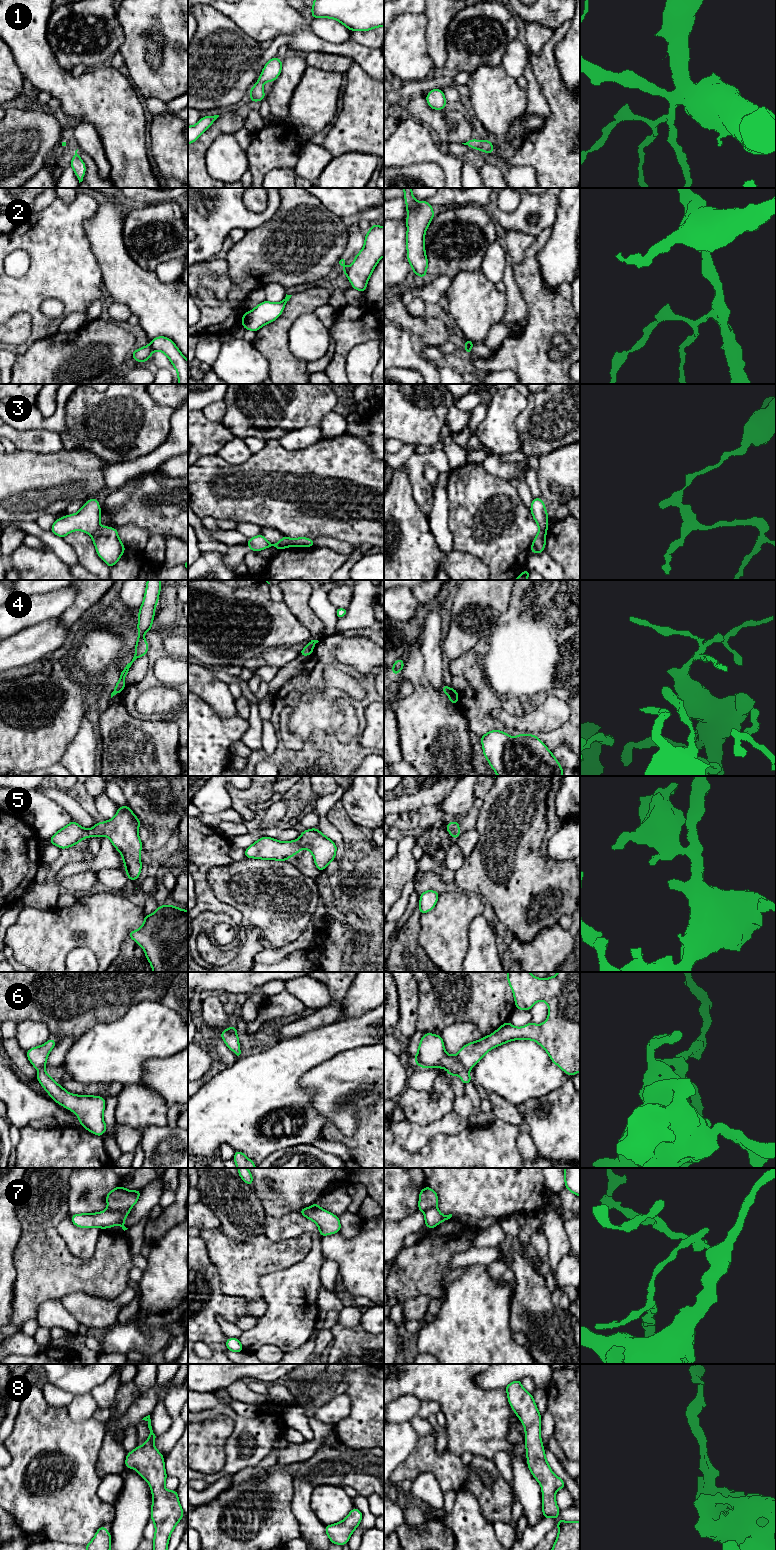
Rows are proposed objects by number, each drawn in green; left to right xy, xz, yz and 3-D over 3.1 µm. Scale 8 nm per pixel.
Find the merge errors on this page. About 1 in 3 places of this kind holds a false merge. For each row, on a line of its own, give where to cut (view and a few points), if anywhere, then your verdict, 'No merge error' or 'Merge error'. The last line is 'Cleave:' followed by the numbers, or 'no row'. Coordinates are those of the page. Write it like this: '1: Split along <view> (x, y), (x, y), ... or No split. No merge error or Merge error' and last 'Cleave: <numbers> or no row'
1: No split. No merge error
2: Split along xy (149, 345), (153, 350). Merge error
3: Split along xy (100, 527), (91, 535). Merge error
4: Split along xz (310, 641), (313, 645). Merge error
5: No split. No merge error
6: No split. No merge error
7: Split along xy (130, 1207), (116, 1210), (108, 1209). Merge error
8: No split. No merge error
Cleave: 2, 3, 4, 7

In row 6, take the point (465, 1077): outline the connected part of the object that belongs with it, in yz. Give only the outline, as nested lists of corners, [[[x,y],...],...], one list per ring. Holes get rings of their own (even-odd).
[[[507,972],[507,980],[513,991],[516,1009],[529,1011],[538,1001],[548,1005],[547,1020],[541,1025],[533,1022],[523,1027],[515,1027],[506,1021],[489,1036],[464,1045],[457,1055],[446,1053],[441,1035],[426,1033],[423,1035],[414,1061],[423,1068],[444,1068],[449,1076],[458,1075],[467,1085],[472,1077],[468,1074],[472,1067],[493,1048],[507,1042],[526,1039],[537,1042],[546,1050],[552,1062],[569,1076],[580,1072],[580,972],[558,972],[546,980],[533,976],[530,972]]]

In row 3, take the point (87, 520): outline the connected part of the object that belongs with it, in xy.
[[[91,498],[77,513],[57,519],[50,530],[61,538],[76,530],[92,536],[100,528],[101,514],[97,499]]]

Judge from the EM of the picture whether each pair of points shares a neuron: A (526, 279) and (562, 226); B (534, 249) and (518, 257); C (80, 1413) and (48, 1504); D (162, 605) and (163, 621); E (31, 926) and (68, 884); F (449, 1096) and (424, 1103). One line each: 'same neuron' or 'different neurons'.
A: different neurons
B: different neurons
C: different neurons
D: same neuron
E: different neurons
F: same neuron

